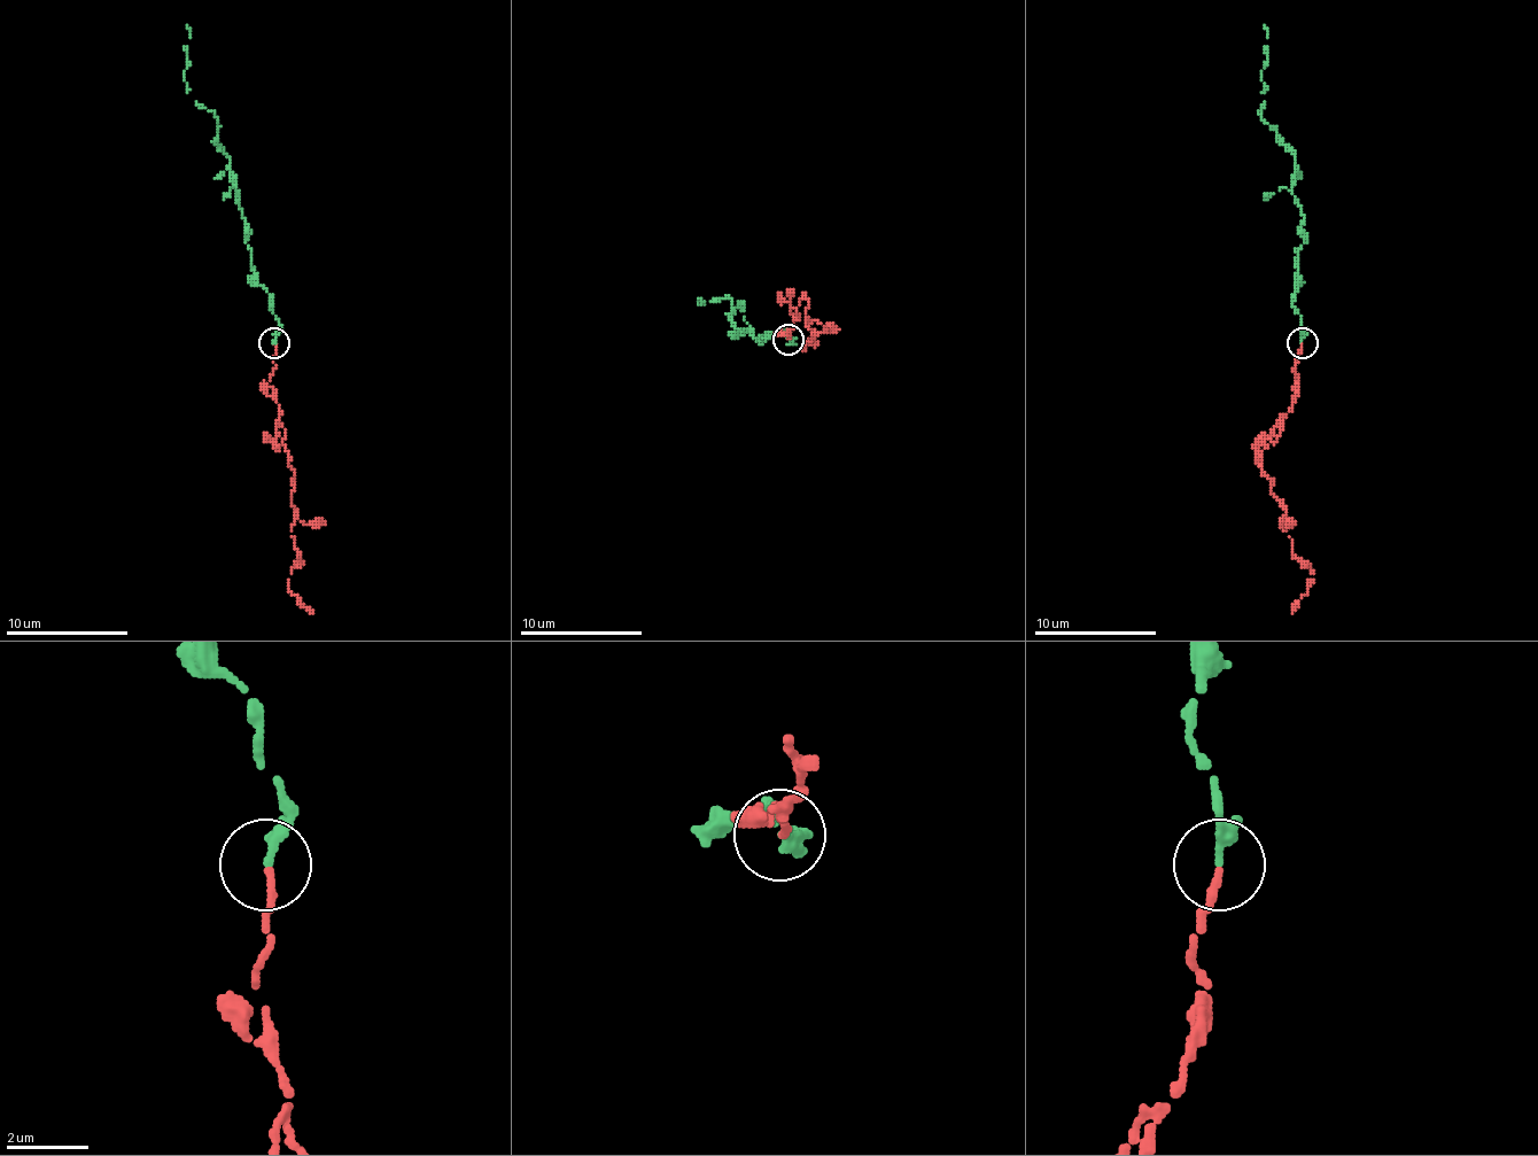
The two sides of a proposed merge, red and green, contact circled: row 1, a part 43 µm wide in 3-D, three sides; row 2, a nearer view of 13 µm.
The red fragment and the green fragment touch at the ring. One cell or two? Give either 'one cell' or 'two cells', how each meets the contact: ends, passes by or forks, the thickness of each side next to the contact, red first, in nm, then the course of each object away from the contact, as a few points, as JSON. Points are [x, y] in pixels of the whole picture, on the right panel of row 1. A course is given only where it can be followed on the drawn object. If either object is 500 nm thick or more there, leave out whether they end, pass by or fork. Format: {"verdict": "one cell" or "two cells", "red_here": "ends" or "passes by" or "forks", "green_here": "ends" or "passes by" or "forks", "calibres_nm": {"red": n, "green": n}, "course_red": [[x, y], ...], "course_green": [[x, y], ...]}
{"verdict": "one cell", "red_here": "ends", "green_here": "passes by", "calibres_nm": {"red": 190, "green": 200}, "course_red": [[1302, 343], [1298, 393], [1280, 435], [1261, 451], [1292, 555], [1311, 580], [1292, 613]], "course_green": [[1302, 343], [1292, 295], [1304, 215], [1292, 194], [1295, 157], [1261, 117], [1265, 25]]}

